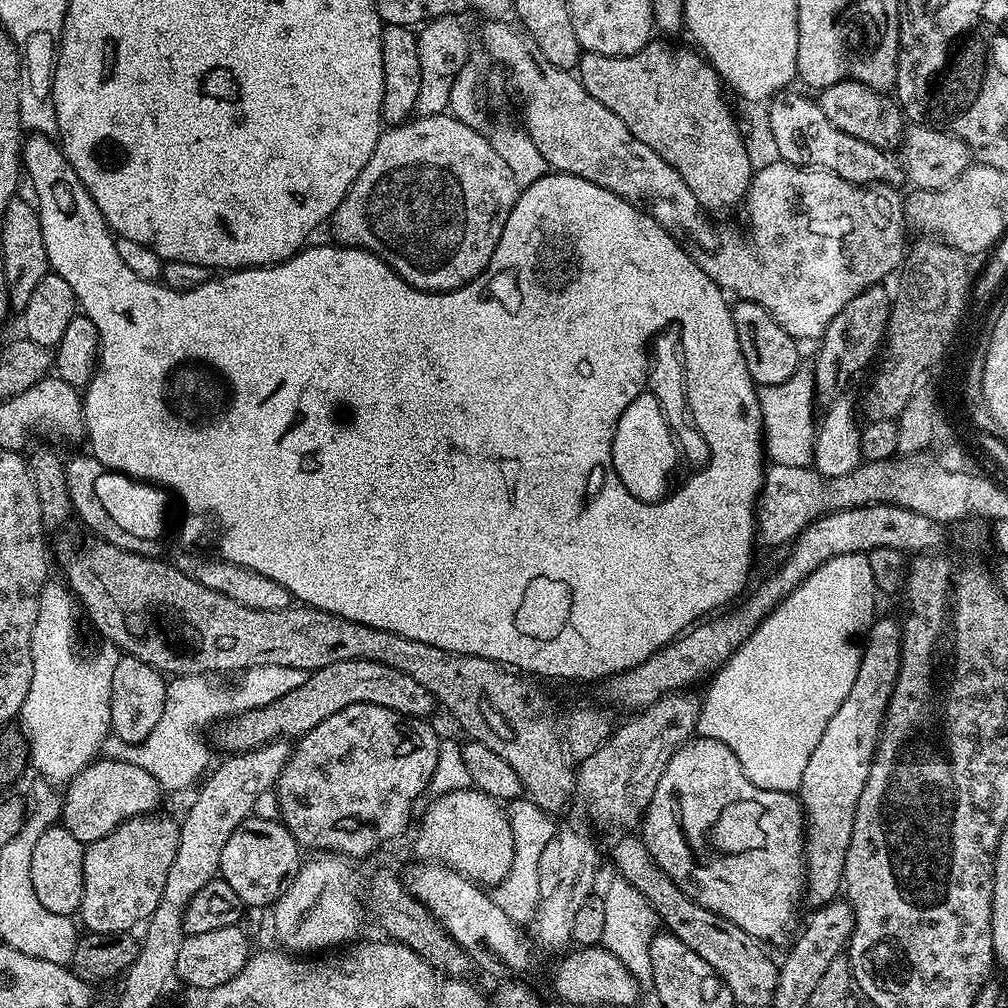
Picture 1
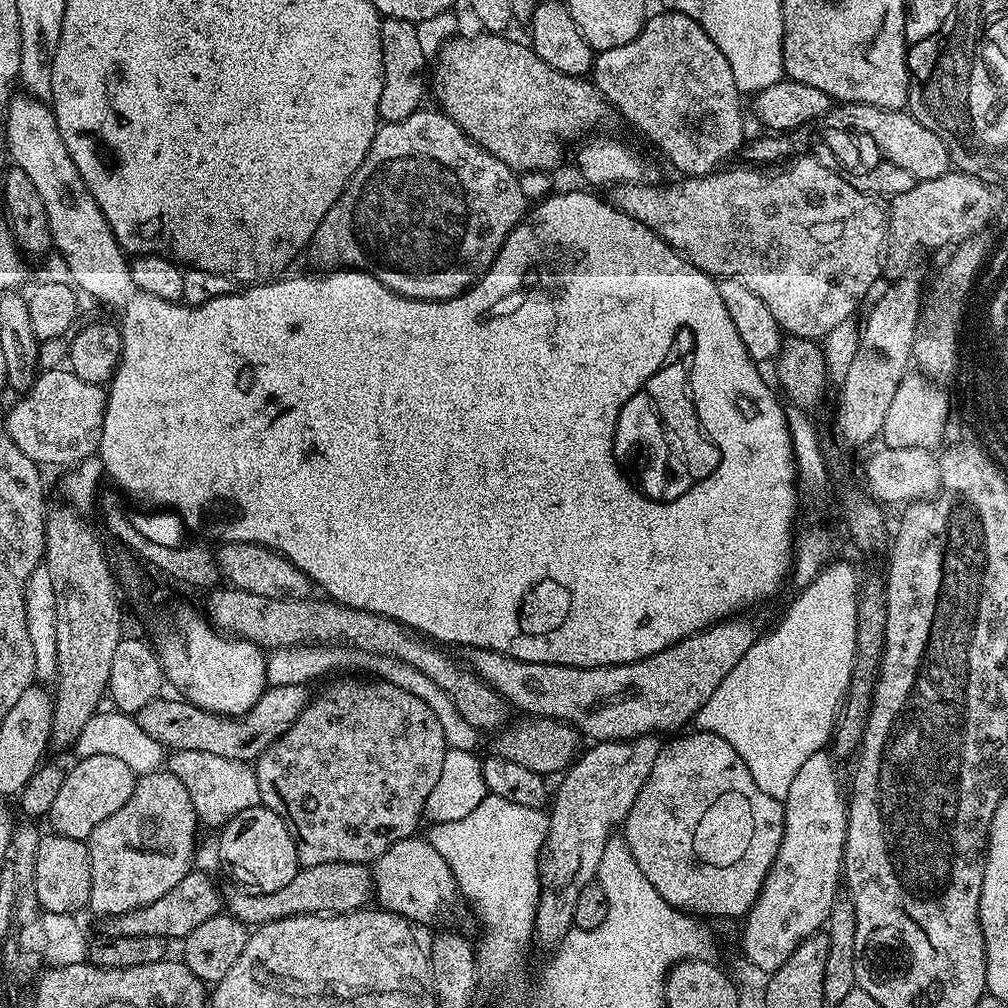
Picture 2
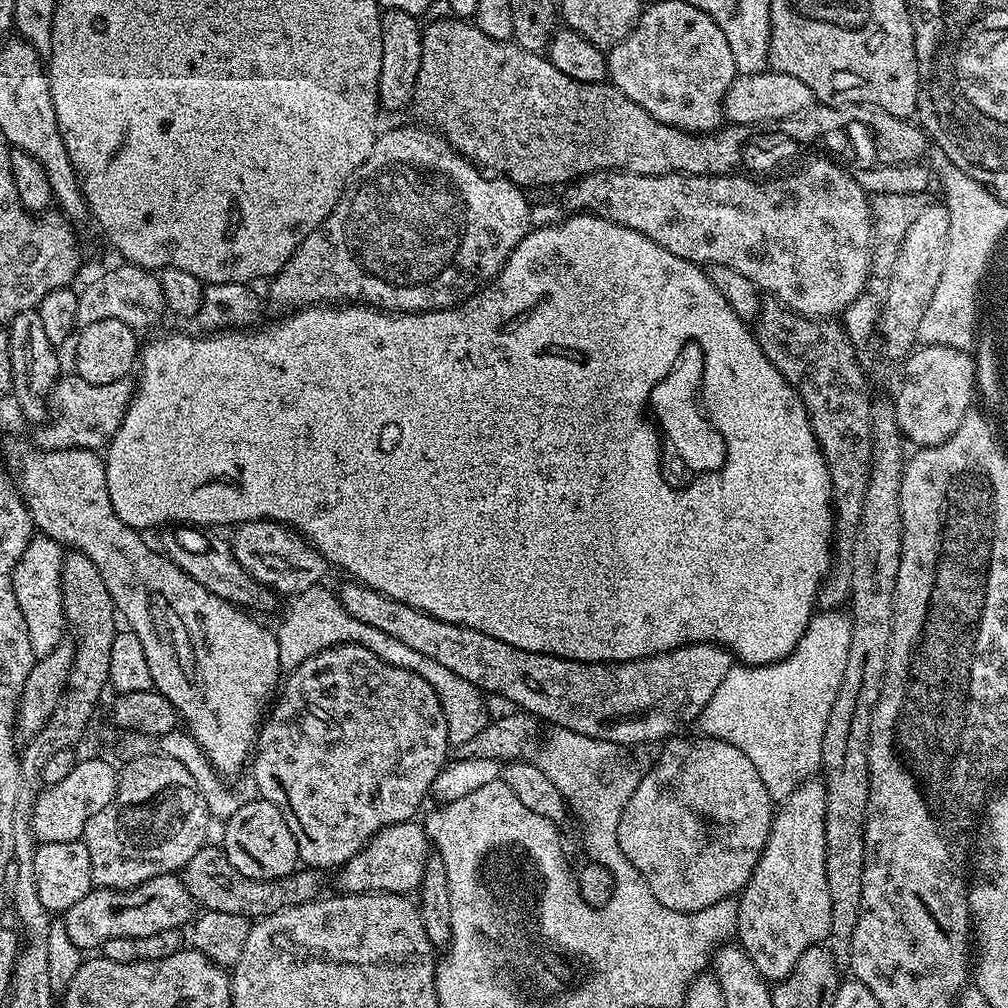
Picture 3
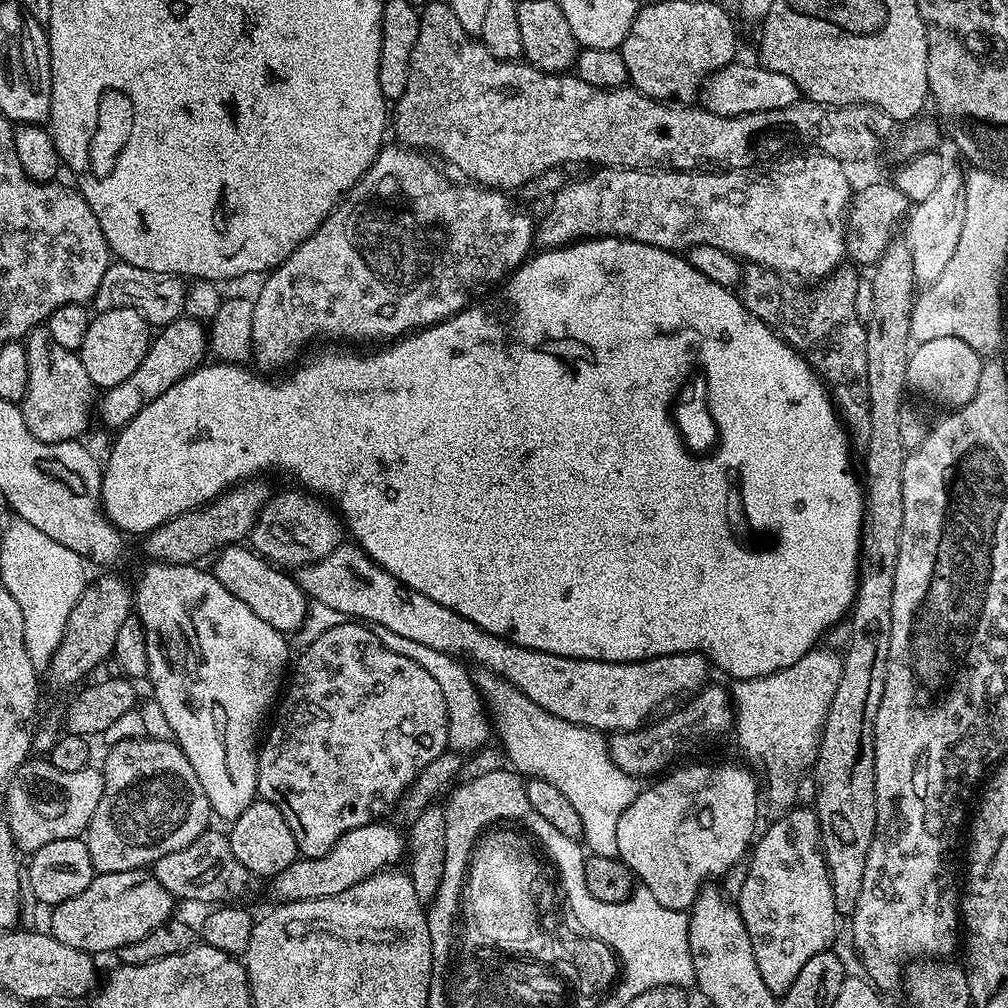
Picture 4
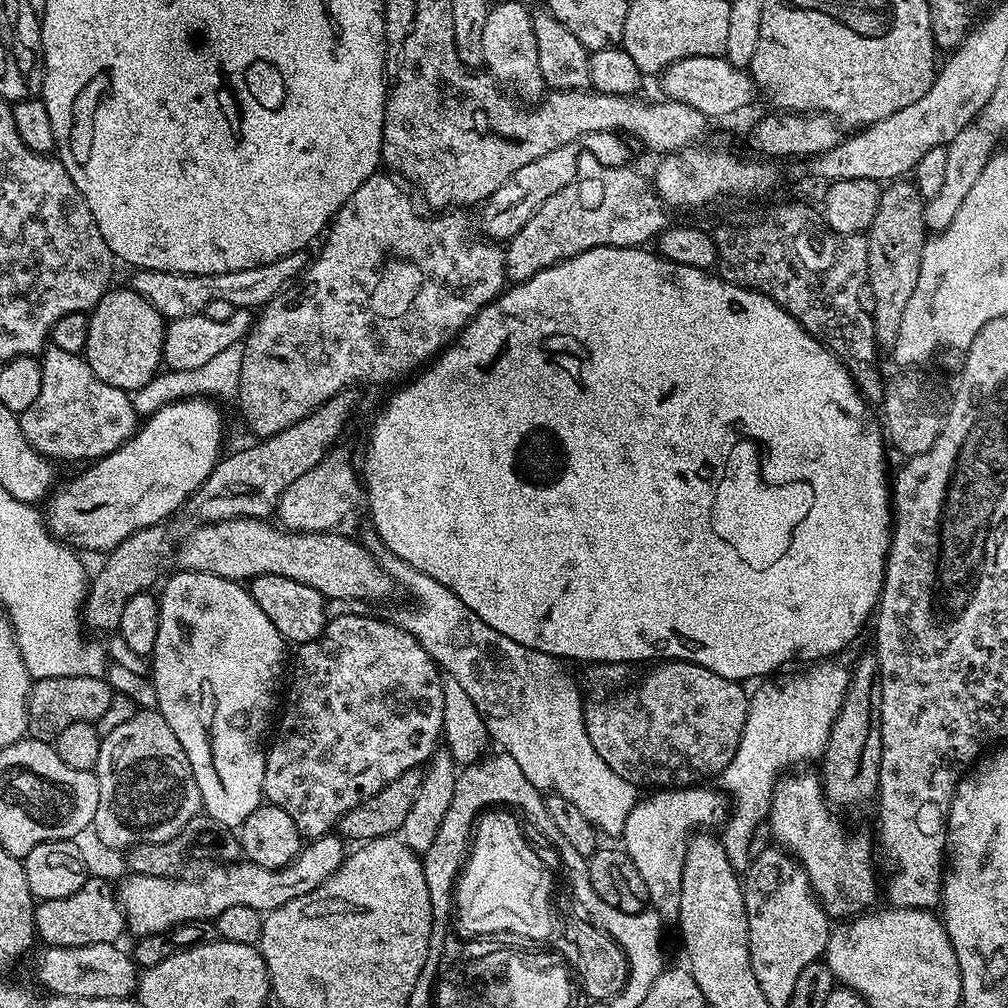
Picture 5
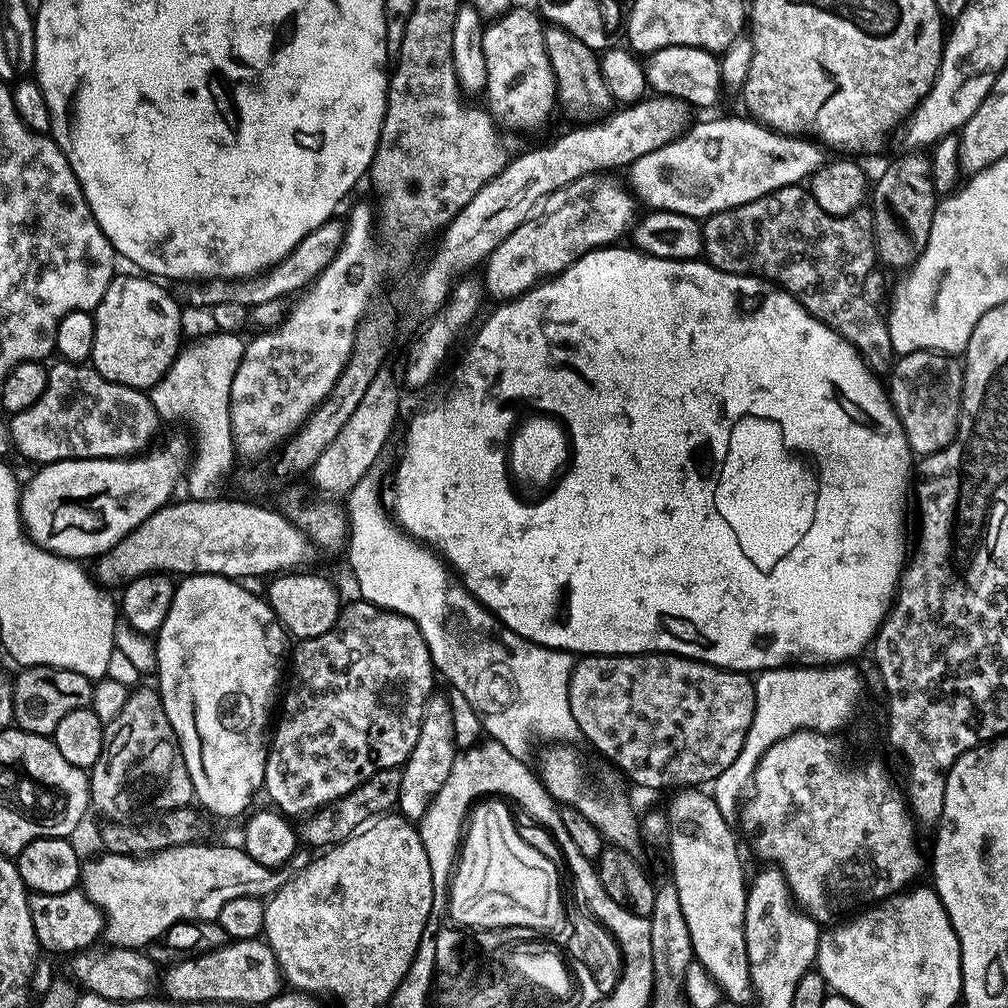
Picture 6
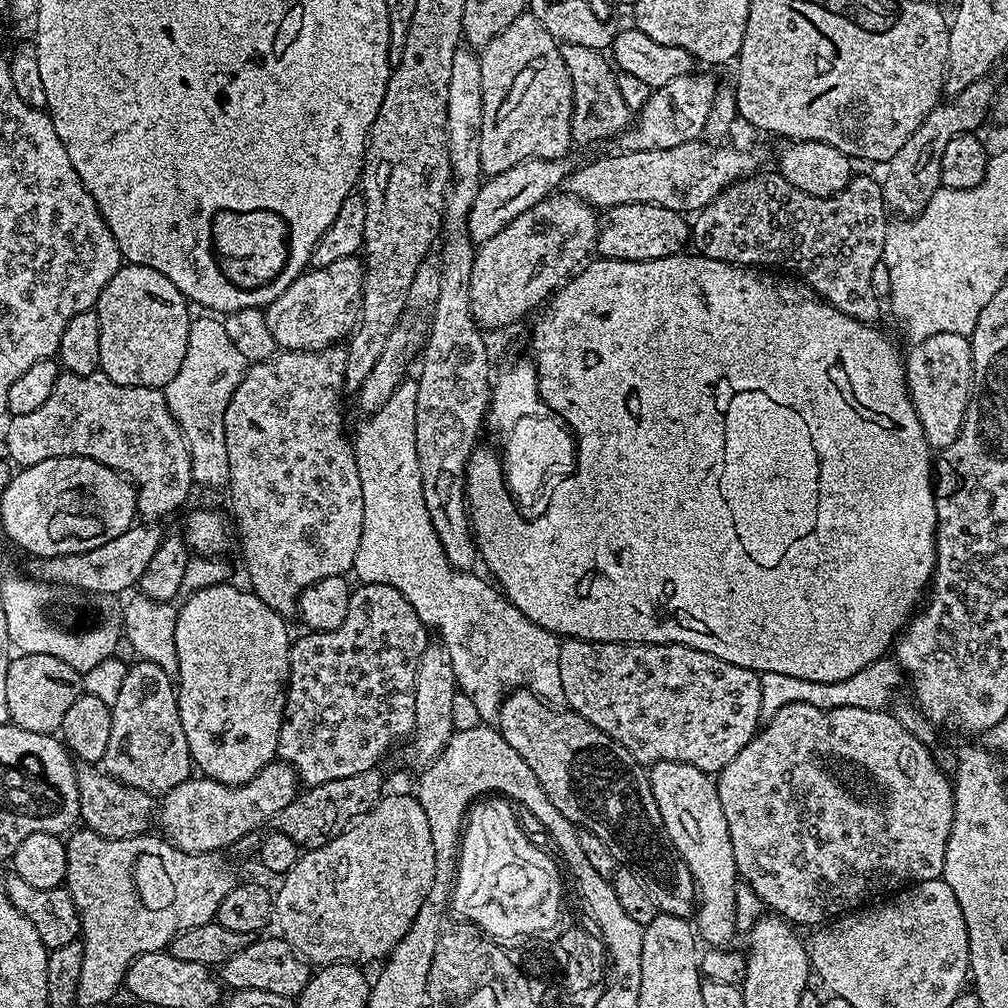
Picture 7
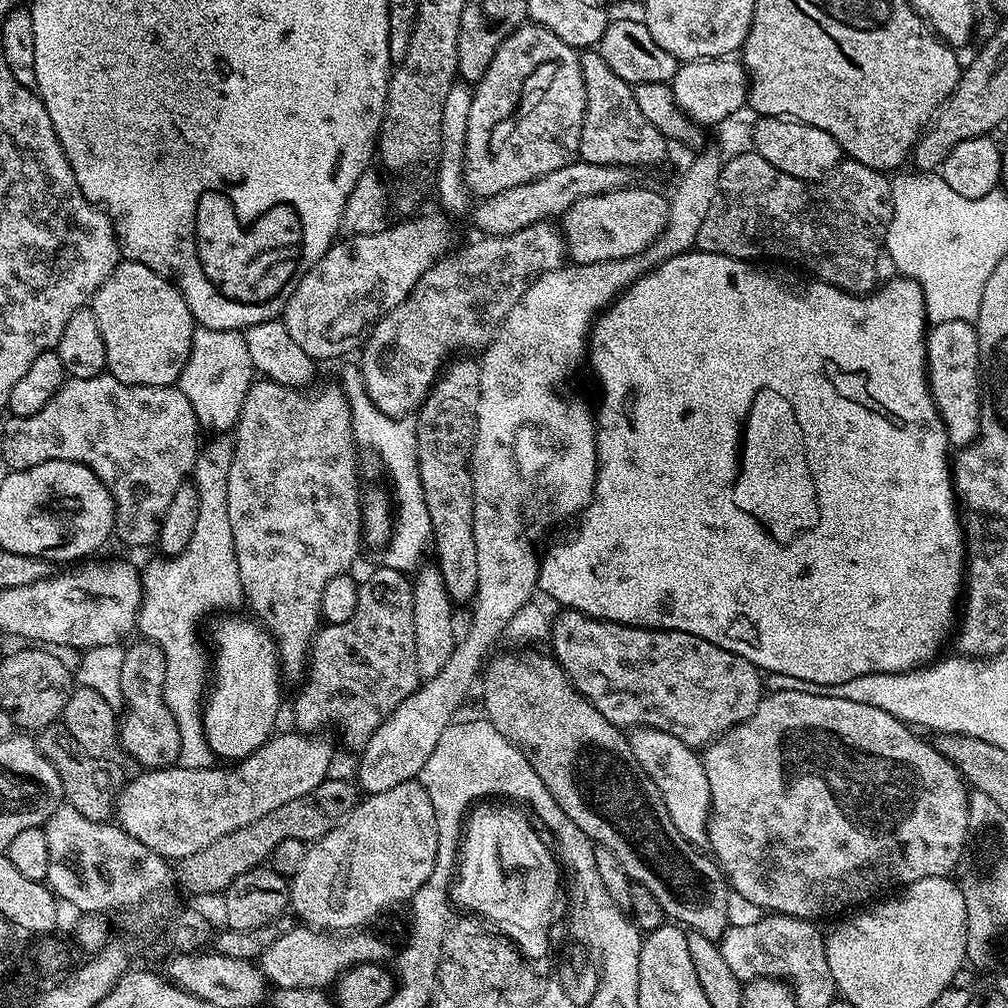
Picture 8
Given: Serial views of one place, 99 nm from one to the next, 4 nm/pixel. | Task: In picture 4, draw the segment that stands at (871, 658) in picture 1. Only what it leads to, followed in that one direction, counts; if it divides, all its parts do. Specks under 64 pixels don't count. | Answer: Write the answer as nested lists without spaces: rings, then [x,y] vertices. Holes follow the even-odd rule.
[[[792,806],[785,816],[780,816],[768,829],[759,833],[758,839],[750,849],[747,861],[748,873],[746,883],[742,885],[738,897],[738,907],[742,914],[742,922],[746,922],[746,934],[750,934],[750,946],[754,946],[754,962],[758,962],[758,971],[762,974],[762,982],[778,998],[798,978],[802,966],[814,958],[814,954],[827,952],[833,947],[832,939],[836,936],[836,907],[834,906],[834,890],[830,886],[828,867],[820,847],[820,823],[811,807]]]

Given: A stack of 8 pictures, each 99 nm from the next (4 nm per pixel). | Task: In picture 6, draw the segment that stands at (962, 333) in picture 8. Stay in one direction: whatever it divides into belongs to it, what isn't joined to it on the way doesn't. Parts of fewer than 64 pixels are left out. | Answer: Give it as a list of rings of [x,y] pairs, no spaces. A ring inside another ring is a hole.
[[[911,352],[905,356],[899,357],[893,363],[890,369],[890,377],[892,376],[892,381],[889,379],[887,381],[886,387],[888,389],[888,394],[891,399],[894,410],[898,414],[898,418],[902,422],[902,426],[906,430],[906,440],[910,446],[910,450],[917,457],[923,458],[926,456],[933,456],[935,452],[941,452],[946,446],[950,446],[950,442],[956,437],[956,427],[960,421],[960,399],[962,398],[962,386],[964,385],[964,365],[955,355],[945,354],[943,352]]]

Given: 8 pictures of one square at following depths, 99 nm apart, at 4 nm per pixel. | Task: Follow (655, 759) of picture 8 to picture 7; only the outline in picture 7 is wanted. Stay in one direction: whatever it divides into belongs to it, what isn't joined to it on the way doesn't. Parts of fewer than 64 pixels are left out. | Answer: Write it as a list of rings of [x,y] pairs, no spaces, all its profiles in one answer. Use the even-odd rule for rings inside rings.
[[[665,760],[651,765],[647,774],[666,834],[686,866],[690,866],[690,874],[696,883],[698,907],[694,913],[695,931],[703,943],[705,940],[705,945],[731,945],[732,935],[736,932],[738,873],[716,781],[709,773],[698,770],[698,766]]]

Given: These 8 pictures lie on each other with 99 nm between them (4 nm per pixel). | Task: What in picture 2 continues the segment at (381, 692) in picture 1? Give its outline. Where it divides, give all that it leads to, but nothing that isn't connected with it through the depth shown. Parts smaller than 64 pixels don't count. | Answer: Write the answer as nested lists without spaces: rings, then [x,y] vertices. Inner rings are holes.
[[[307,683],[271,685],[264,689],[258,702],[254,702],[244,716],[220,716],[217,712],[202,710],[183,698],[157,698],[142,706],[134,718],[138,726],[150,734],[150,738],[172,752],[204,750],[221,758],[254,762],[308,709],[308,688]]]

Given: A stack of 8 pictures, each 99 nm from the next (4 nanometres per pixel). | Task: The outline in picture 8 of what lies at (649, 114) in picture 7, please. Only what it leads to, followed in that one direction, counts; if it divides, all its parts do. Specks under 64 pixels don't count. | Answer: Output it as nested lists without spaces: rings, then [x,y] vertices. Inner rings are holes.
[[[721,58],[681,63],[671,78],[670,87],[676,99],[676,107],[685,116],[700,126],[716,126],[728,114],[733,114],[746,104],[749,83],[749,74],[739,59]]]

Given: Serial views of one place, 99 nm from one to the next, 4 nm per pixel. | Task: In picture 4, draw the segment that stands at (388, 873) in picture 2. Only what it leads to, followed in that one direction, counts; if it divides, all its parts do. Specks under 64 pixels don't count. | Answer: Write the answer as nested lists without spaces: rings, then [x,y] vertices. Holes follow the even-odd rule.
[[[373,822],[350,830],[338,838],[338,842],[322,858],[298,858],[286,870],[271,877],[273,901],[289,904],[299,900],[317,900],[330,898],[334,894],[342,894],[342,890],[350,890],[350,886],[358,886],[366,878],[376,872],[383,872],[405,859],[406,840],[399,827],[391,828],[388,822]]]

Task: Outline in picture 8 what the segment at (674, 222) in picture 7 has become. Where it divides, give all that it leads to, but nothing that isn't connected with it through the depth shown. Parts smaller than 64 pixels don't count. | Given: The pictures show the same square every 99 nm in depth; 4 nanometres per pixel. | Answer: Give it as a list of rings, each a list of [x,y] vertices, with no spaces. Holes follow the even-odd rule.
[[[629,186],[613,192],[594,194],[574,202],[562,214],[562,235],[566,256],[573,265],[593,264],[638,256],[662,234],[668,221],[668,202],[665,193],[652,188]]]

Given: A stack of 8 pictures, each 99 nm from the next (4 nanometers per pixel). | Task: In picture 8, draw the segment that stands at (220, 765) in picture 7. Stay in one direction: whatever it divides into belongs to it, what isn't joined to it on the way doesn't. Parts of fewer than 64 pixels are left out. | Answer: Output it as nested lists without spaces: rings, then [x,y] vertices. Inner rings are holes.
[[[224,614],[219,617],[220,620],[212,628],[212,644],[216,647],[216,660],[210,664],[210,687],[206,692],[206,699],[202,705],[202,715],[204,717],[204,737],[208,739],[208,745],[212,751],[213,757],[222,759],[224,762],[239,762],[246,759],[251,752],[257,752],[273,735],[272,727],[276,724],[276,715],[280,712],[280,684],[282,685],[282,673],[280,671],[280,656],[276,652],[276,644],[272,641],[272,635],[264,628],[264,625],[247,615],[236,616],[240,614]]]

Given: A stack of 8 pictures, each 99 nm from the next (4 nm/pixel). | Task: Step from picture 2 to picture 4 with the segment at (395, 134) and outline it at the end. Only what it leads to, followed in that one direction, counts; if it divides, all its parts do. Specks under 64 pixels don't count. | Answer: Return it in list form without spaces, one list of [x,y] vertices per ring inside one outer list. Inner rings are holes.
[[[399,142],[385,143],[376,156],[375,162],[368,167],[367,174],[358,183],[352,185],[347,197],[328,213],[327,218],[318,226],[315,234],[302,241],[284,259],[280,267],[273,268],[271,272],[267,273],[265,280],[268,281],[261,286],[260,293],[254,296],[252,305],[252,356],[254,361],[256,360],[255,367],[257,369],[284,367],[287,369],[305,351],[305,349],[303,350],[304,343],[307,340],[316,340],[319,336],[337,336],[340,339],[337,341],[340,342],[348,342],[344,340],[391,342],[413,332],[418,332],[422,328],[428,328],[432,324],[440,324],[469,307],[483,288],[490,287],[489,289],[491,289],[493,286],[499,285],[505,277],[515,272],[528,259],[534,248],[534,220],[531,220],[518,205],[512,204],[511,198],[508,197],[511,195],[471,182],[455,184],[443,172],[445,169],[443,167],[436,168],[435,163],[437,164],[437,161],[423,151],[407,147]]]

